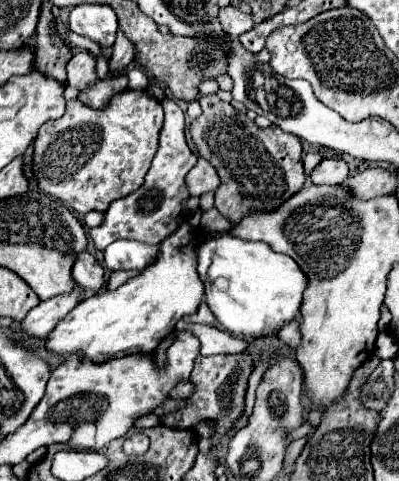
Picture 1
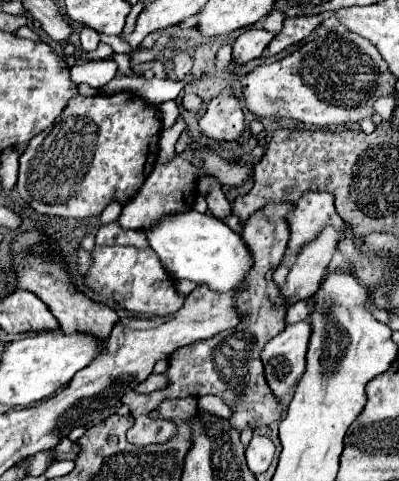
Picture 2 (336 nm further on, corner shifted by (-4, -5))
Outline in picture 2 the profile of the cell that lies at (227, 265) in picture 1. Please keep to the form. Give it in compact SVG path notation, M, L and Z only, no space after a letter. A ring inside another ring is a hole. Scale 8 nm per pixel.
M190 209L180 215L160 219L146 231L150 247L158 253L162 265L174 279L188 279L198 285L212 287L212 291L242 291L248 287L248 271L252 271L252 255L242 237L232 231L224 221Z

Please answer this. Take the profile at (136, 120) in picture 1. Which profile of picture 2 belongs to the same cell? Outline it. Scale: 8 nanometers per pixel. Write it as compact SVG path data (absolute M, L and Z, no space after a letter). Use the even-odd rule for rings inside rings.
M120 91L114 95L98 93L94 97L76 95L58 115L50 129L38 133L20 155L20 173L16 189L20 197L38 213L88 219L98 217L112 201L126 205L150 175L158 157L158 137L162 131L160 107L146 99Z

